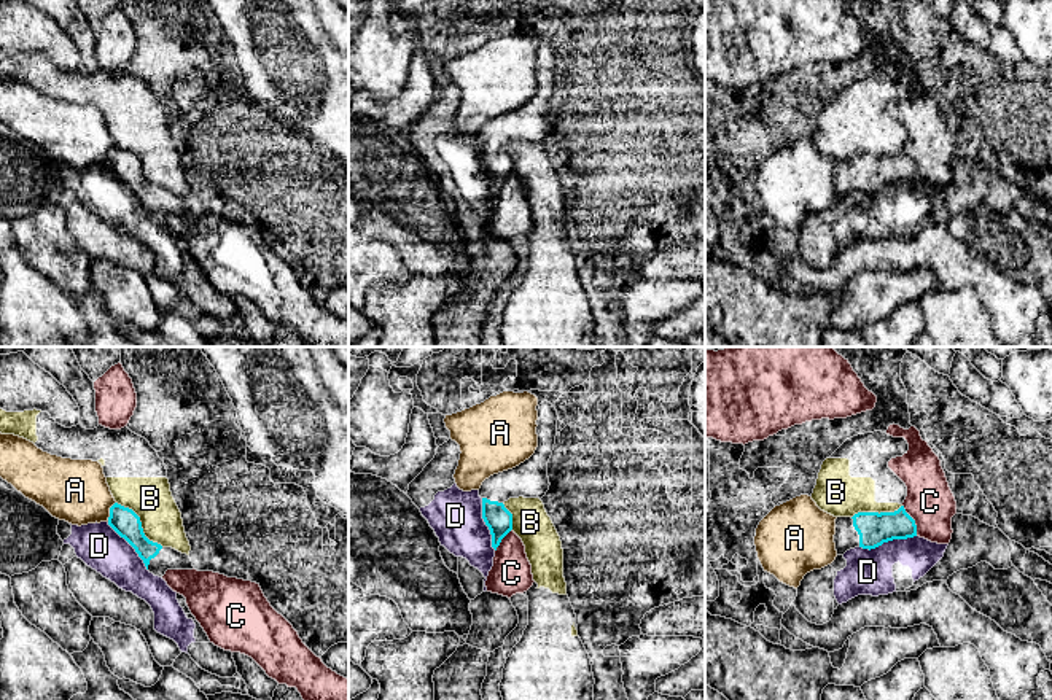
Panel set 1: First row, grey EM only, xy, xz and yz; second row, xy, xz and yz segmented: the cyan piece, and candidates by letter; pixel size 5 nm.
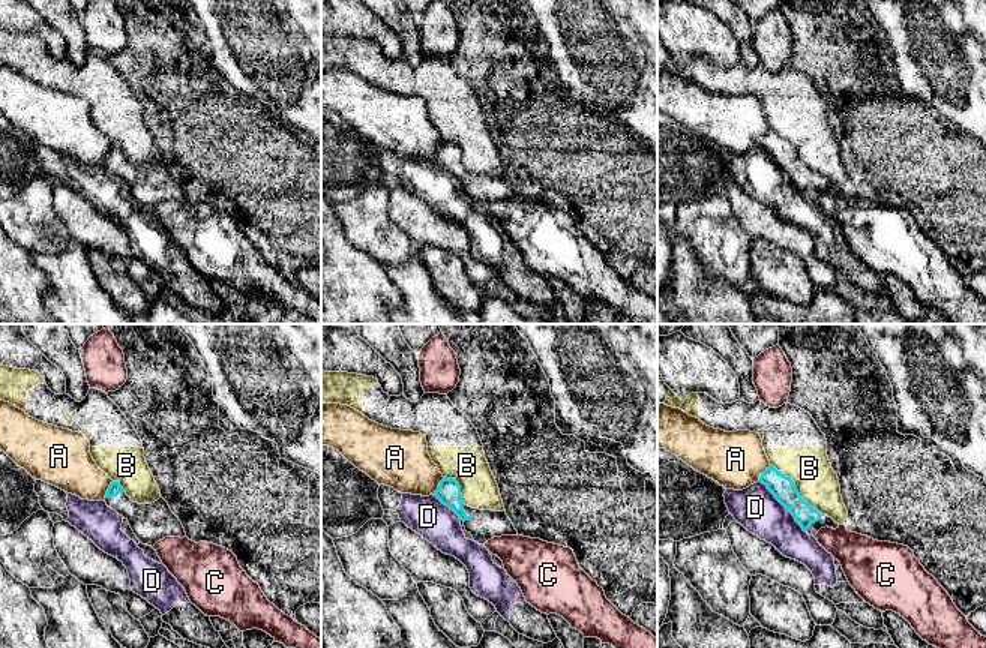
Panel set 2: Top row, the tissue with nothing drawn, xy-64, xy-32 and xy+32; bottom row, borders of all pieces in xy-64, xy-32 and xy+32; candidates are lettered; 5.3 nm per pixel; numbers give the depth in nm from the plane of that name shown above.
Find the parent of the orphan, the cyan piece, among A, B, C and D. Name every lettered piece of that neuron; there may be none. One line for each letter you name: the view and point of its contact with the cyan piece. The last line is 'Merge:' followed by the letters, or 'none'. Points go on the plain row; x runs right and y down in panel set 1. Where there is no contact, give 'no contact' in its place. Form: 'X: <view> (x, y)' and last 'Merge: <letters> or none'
Merge: none

